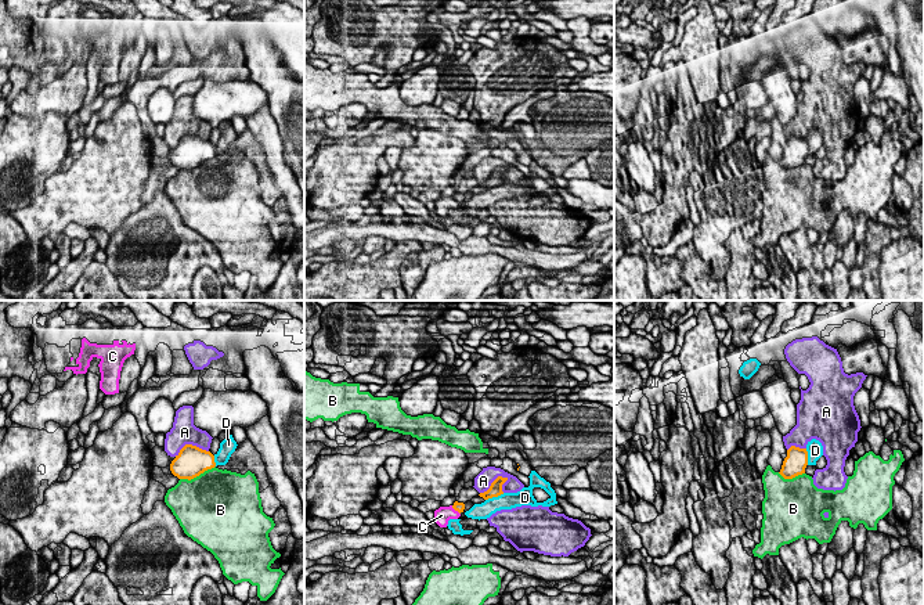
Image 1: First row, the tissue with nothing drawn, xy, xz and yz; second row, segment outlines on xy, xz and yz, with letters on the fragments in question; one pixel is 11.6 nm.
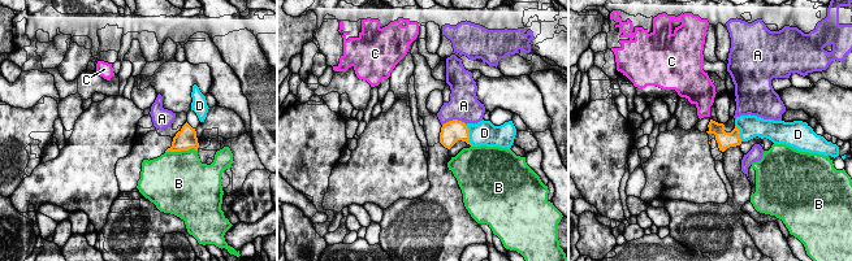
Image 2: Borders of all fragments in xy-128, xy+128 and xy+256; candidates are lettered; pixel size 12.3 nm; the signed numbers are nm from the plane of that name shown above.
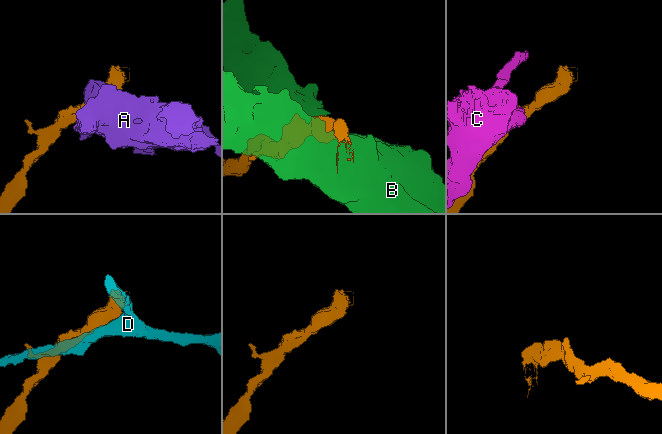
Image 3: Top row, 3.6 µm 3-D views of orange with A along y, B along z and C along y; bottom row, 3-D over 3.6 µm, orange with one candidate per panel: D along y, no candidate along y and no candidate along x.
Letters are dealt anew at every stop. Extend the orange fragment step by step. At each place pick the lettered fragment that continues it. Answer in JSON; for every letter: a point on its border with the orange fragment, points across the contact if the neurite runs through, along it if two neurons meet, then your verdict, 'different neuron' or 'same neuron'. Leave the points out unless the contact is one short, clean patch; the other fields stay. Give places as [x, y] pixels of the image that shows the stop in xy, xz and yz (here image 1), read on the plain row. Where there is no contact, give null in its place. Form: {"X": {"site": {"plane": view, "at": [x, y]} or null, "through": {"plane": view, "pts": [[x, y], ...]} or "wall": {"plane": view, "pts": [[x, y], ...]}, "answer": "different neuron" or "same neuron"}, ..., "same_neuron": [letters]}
{"A": {"site": {"plane": "xz", "at": [493, 172]}, "answer": "different neuron"}, "B": {"site": {"plane": "xy", "at": [197, 165]}, "answer": "different neuron"}, "C": {"site": {"plane": "xz", "at": [455, 200]}, "wall": {"plane": "xz", "pts": [[451, 195], [459, 204]]}, "answer": "different neuron"}, "D": {"site": {"plane": "xz", "at": [494, 186]}, "answer": "different neuron"}, "same_neuron": []}

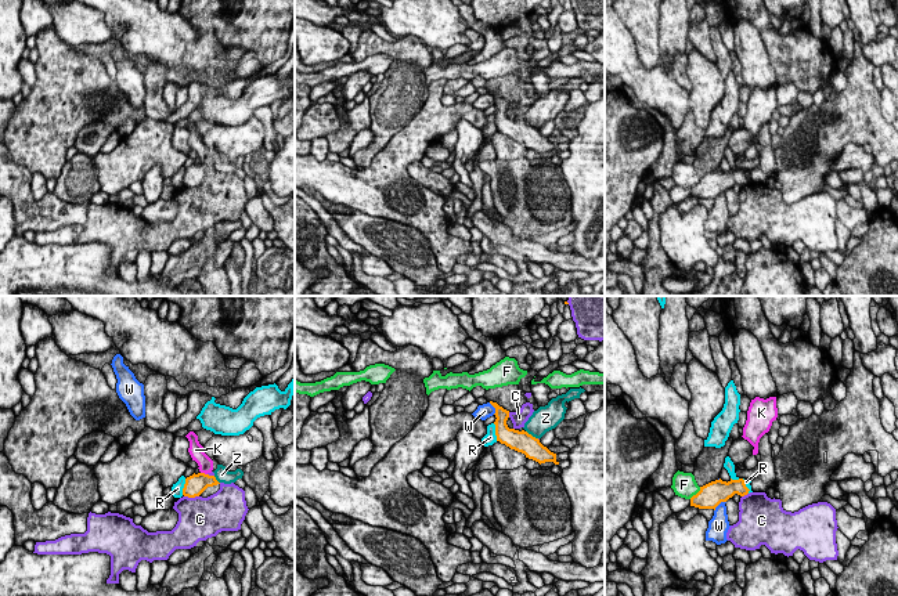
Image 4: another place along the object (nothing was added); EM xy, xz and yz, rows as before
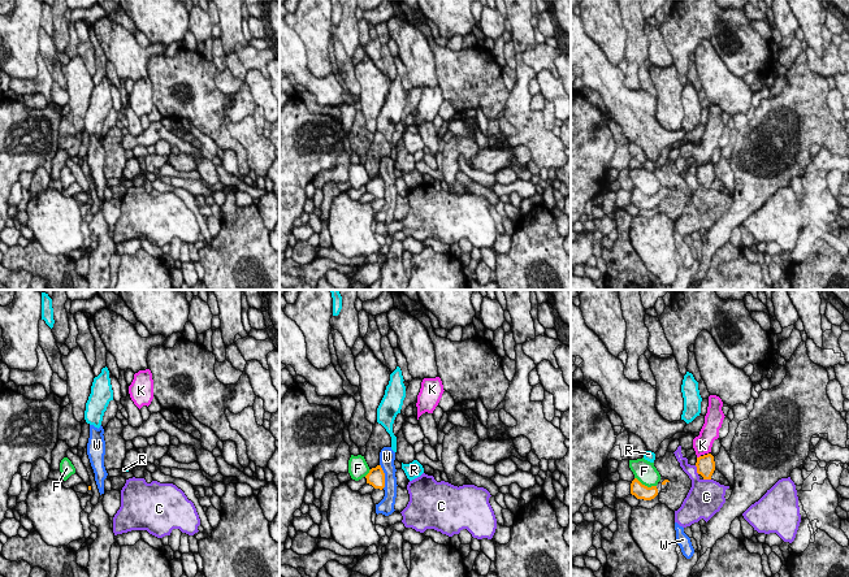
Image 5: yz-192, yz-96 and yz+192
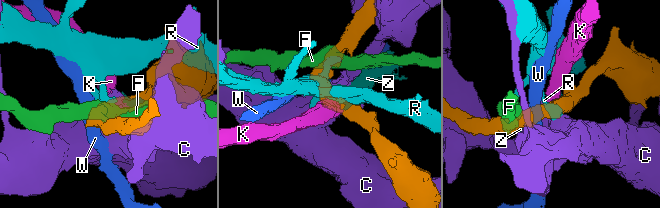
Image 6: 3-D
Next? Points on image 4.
{"C": {"site": {"plane": "xy", "at": [191, 187]}, "answer": "different neuron"}, "F": {"site": {"plane": "yz", "at": [696, 184]}, "wall": {"plane": "yz", "pts": [[700, 177], [689, 188]]}, "answer": "different neuron"}, "K": {"site": {"plane": "xy", "at": [204, 163]}, "answer": "different neuron"}, "R": {"site": {"plane": "xz", "at": [496, 122]}, "wall": {"plane": "xz", "pts": [[493, 114], [497, 130]]}, "answer": "different neuron"}, "W": {"site": {"plane": "yz", "at": [718, 194]}, "wall": {"plane": "yz", "pts": [[725, 191], [714, 201]]}, "answer": "different neuron"}, "Z": {"site": {"plane": "xz", "at": [530, 125]}, "answer": "different neuron"}, "same_neuron": []}

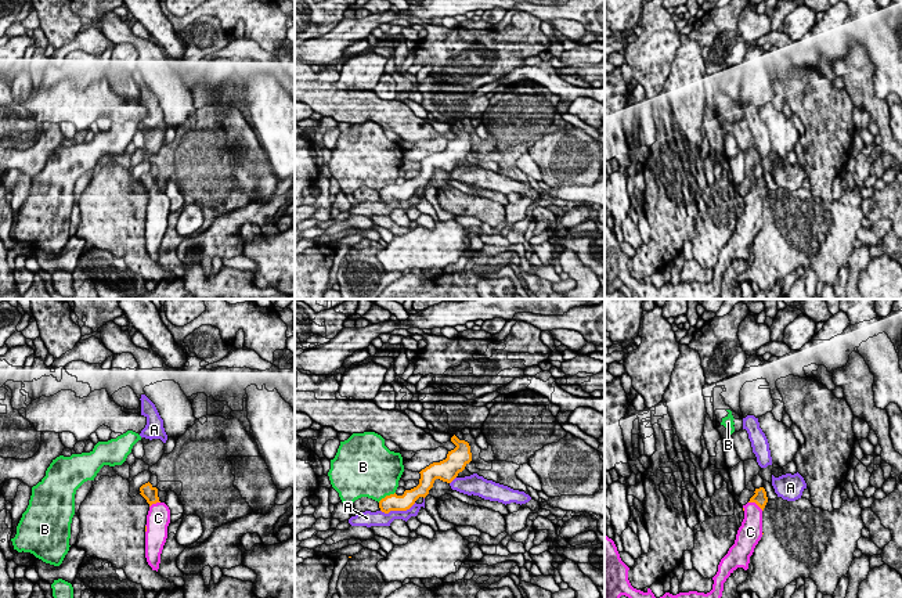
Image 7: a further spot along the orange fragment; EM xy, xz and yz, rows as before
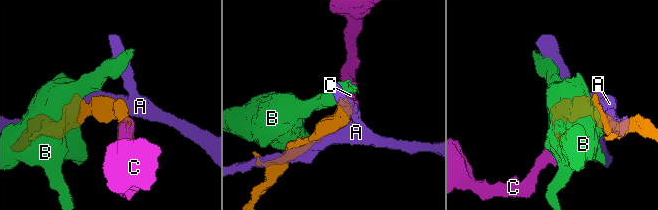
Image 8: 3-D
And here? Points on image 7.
{"A": {"site": {"plane": "xz", "at": [397, 200]}, "answer": "different neuron"}, "B": {"site": {"plane": "xz", "at": [386, 186]}, "answer": "different neuron"}, "C": {"site": {"plane": "yz", "at": [756, 193]}, "answer": "same neuron"}, "same_neuron": ["C"]}

